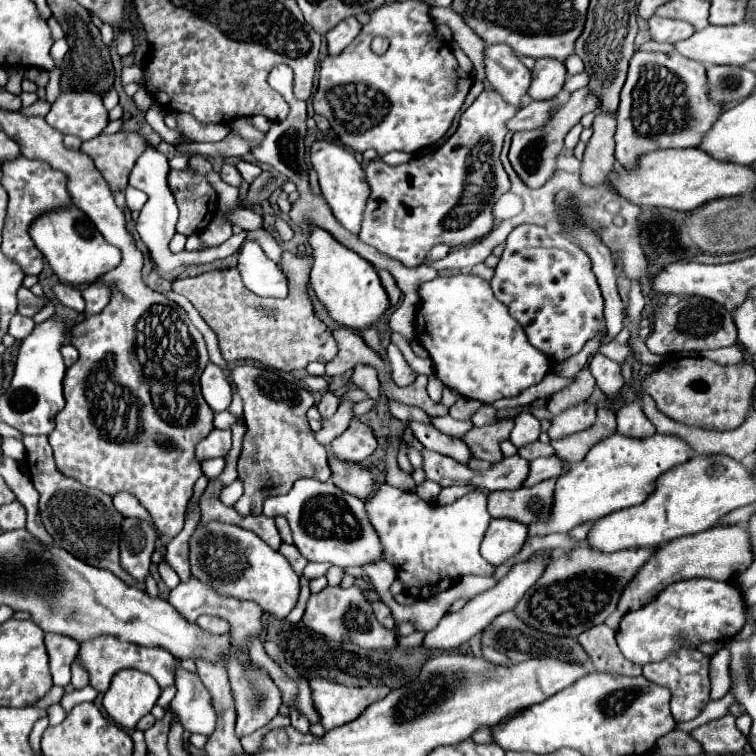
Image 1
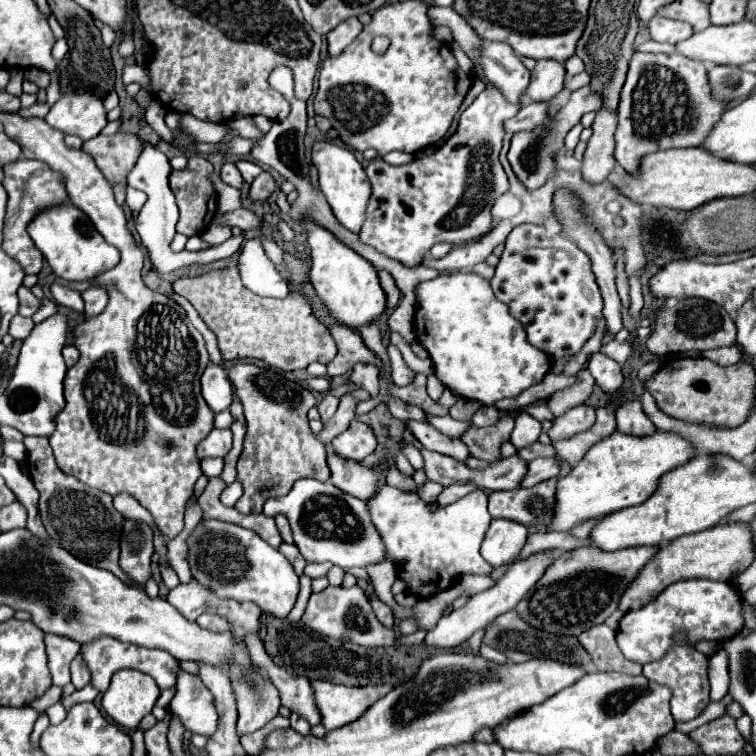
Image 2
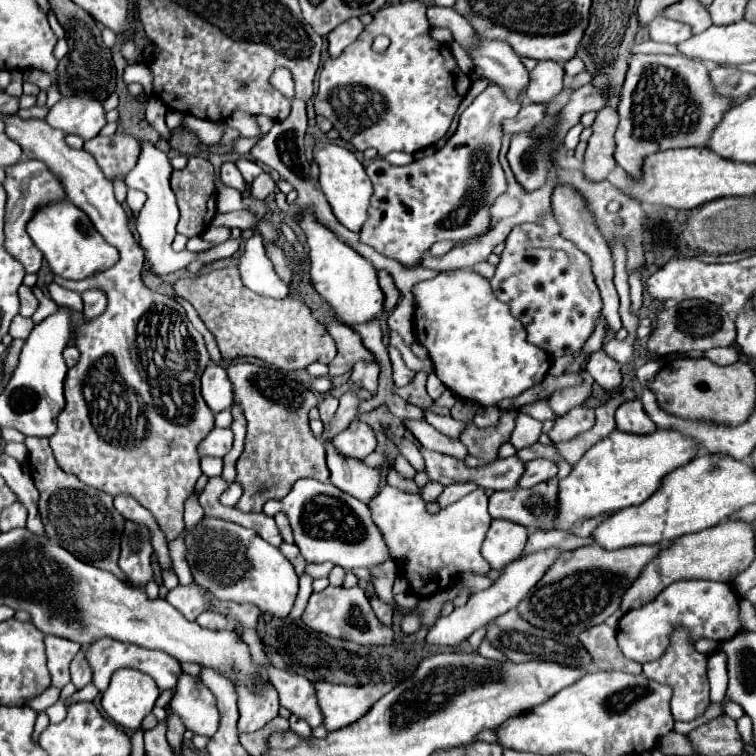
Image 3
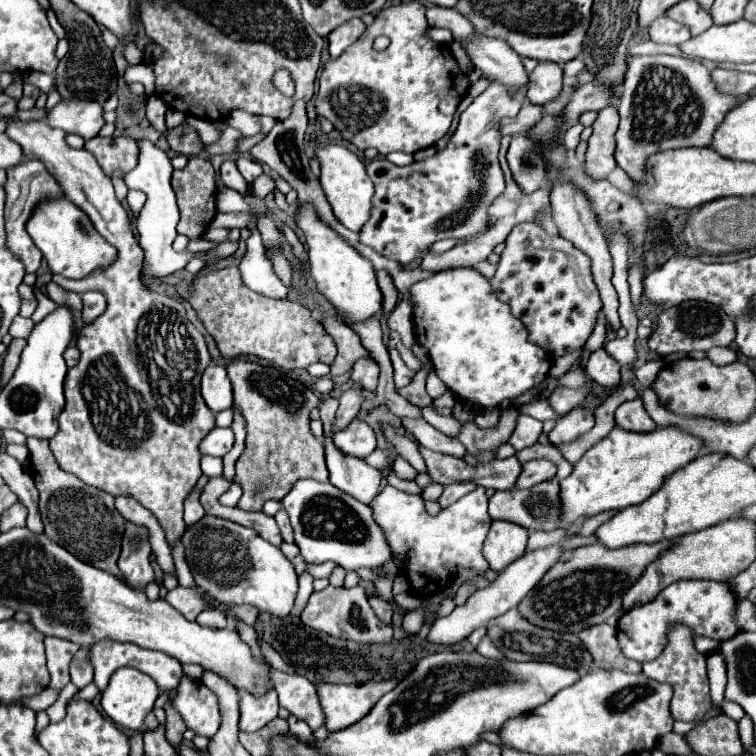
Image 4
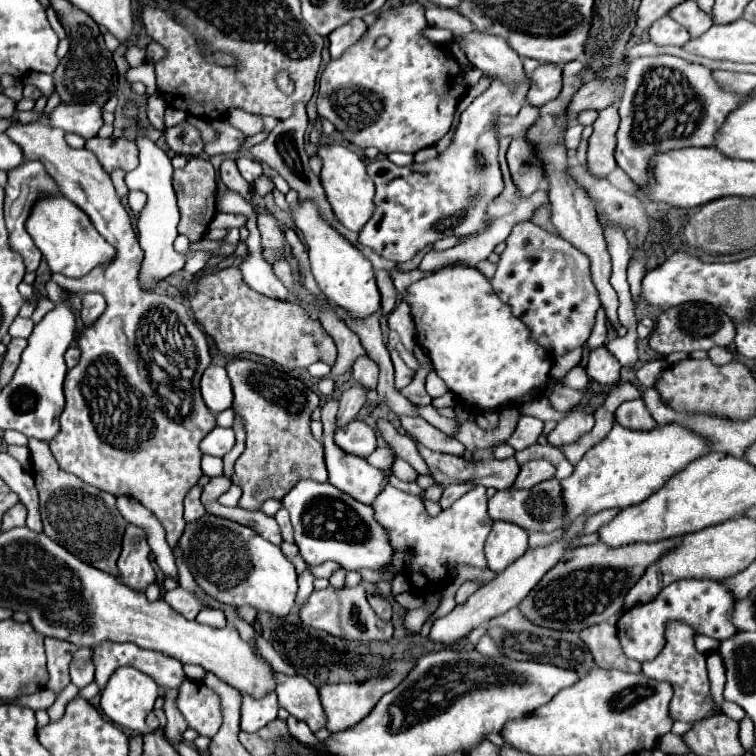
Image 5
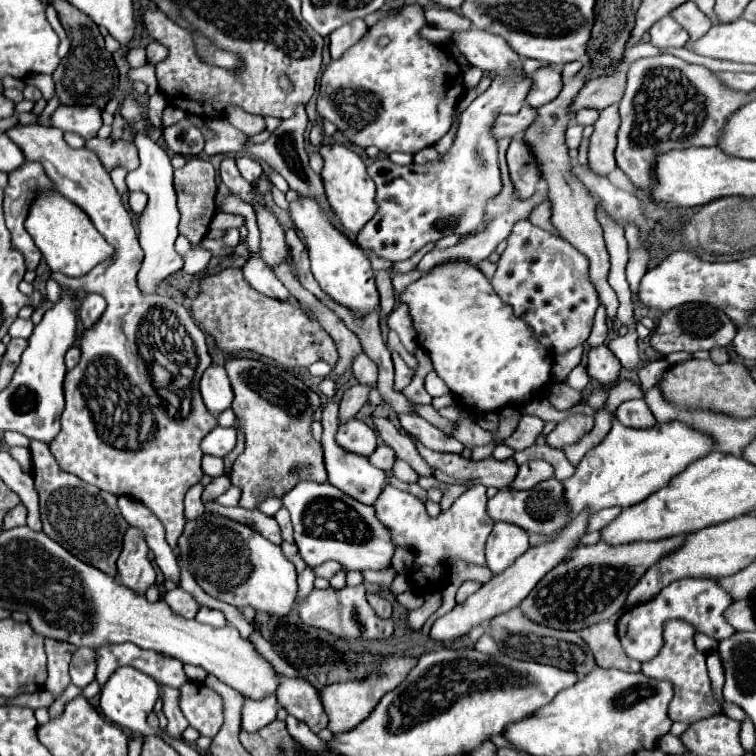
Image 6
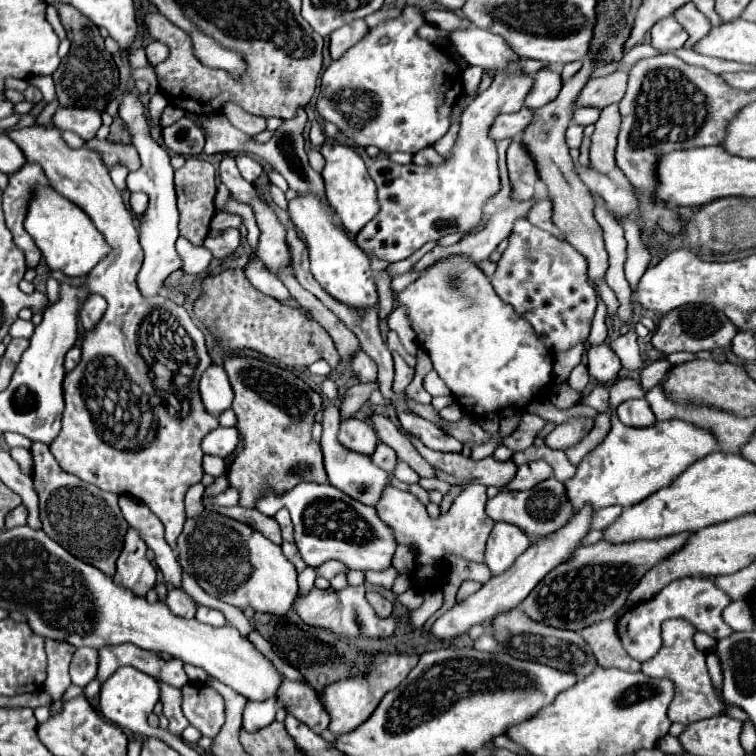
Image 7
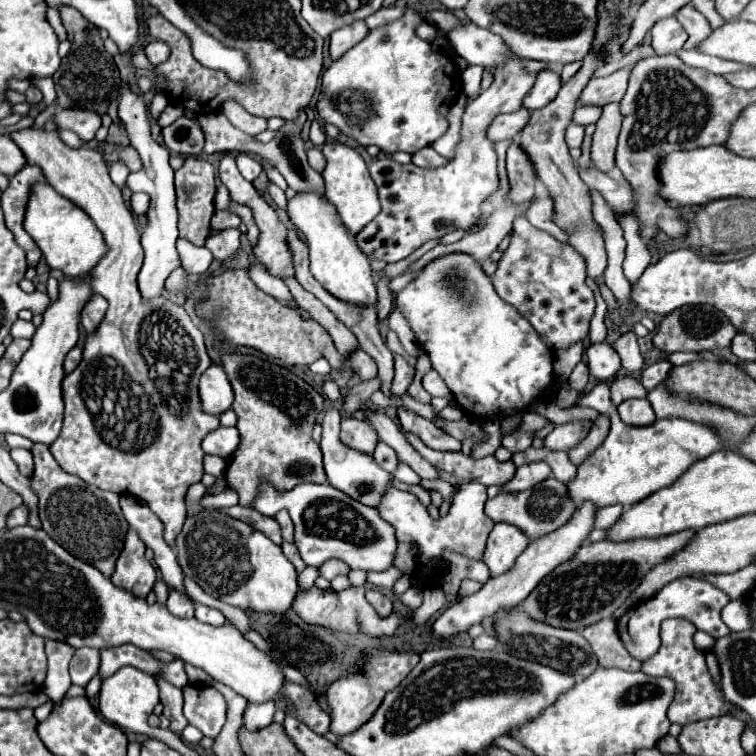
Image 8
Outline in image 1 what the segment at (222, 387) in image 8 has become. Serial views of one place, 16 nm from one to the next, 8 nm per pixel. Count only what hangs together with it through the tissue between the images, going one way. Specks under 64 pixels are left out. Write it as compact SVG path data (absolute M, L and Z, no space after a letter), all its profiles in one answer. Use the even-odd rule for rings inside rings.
M210 362L206 366L206 370L200 378L200 384L202 384L202 396L214 412L222 412L230 406L230 400L232 400L230 384L226 382L224 372L216 364Z

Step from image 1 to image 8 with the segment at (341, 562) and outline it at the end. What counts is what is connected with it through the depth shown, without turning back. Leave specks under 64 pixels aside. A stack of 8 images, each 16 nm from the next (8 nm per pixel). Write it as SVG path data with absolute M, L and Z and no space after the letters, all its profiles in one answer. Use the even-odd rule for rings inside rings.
M304 482L282 494L264 484L260 488L258 500L254 500L254 508L264 516L274 516L280 508L286 508L290 512L290 518L294 522L294 544L298 546L298 552L308 566L318 568L330 558L346 562L350 570L380 572L392 566L396 538L390 524L384 524L384 520L380 520L376 508L352 500L348 494L330 484Z

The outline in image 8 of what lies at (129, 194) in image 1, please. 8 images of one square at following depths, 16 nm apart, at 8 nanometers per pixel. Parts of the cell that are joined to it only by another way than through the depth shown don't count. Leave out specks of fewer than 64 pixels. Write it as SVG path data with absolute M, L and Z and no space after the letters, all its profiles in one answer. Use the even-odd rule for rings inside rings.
M132 194L132 198L130 198L130 206L132 206L132 210L134 210L134 214L138 214L138 216L142 216L146 210L148 210L148 194Z

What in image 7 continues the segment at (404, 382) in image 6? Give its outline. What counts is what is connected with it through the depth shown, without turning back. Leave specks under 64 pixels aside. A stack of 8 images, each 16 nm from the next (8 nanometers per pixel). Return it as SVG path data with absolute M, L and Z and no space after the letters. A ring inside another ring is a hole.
M394 352L394 368L396 368L396 378L394 378L394 392L402 394L404 388L412 382L414 378L414 368L410 368L402 358L400 354Z

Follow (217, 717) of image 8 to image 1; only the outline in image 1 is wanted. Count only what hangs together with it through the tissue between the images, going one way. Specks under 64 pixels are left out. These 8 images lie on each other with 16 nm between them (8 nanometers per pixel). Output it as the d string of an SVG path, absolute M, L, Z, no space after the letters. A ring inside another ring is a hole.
M176 660L176 696L170 706L176 710L180 724L188 732L210 736L216 726L216 712L210 704L210 692L204 688L196 672L188 672Z

